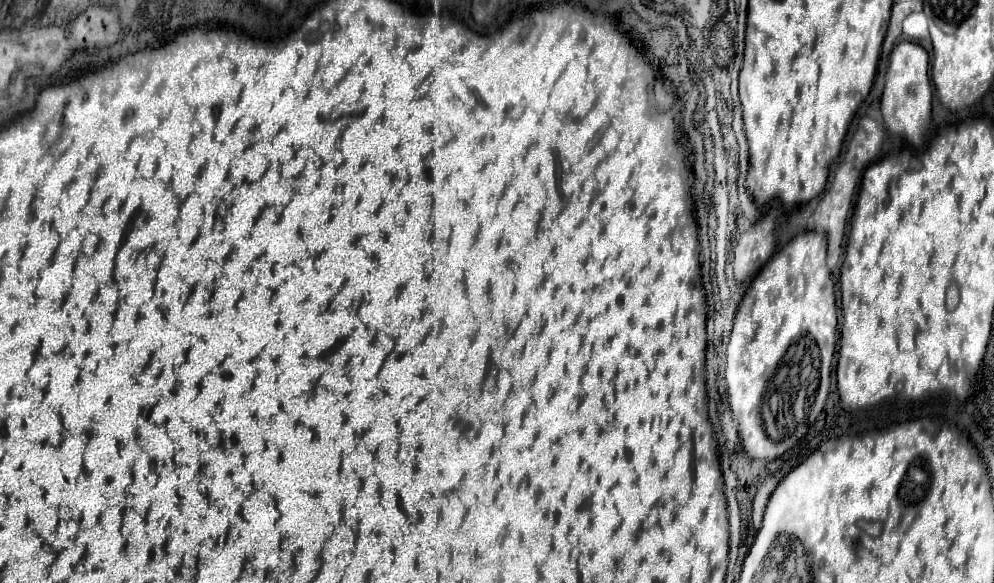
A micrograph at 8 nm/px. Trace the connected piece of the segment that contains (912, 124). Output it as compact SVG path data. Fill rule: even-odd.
M899 42L891 52L891 64L885 76L885 90L881 96L881 112L885 128L893 136L903 136L915 146L927 142L927 130L931 126L931 100L933 88L929 82L929 54L923 46L913 42Z

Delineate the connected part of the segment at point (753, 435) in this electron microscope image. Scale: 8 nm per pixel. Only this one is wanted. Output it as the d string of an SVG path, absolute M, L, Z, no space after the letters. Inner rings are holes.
M805 232L795 236L785 248L781 248L771 262L767 262L761 272L755 276L755 280L751 282L751 286L747 288L739 310L735 314L735 324L729 336L729 346L727 346L727 394L729 394L729 406L731 412L739 424L739 436L741 436L741 444L743 444L743 452L747 454L747 458L751 460L773 460L777 456L783 454L783 450L793 444L797 444L809 430L809 426L815 422L815 418L819 416L819 412L825 406L825 400L829 396L829 384L831 384L831 362L833 362L833 354L835 354L835 344L837 344L837 304L835 304L835 282L831 278L831 272L827 268L827 242L825 236L817 234L817 232Z

